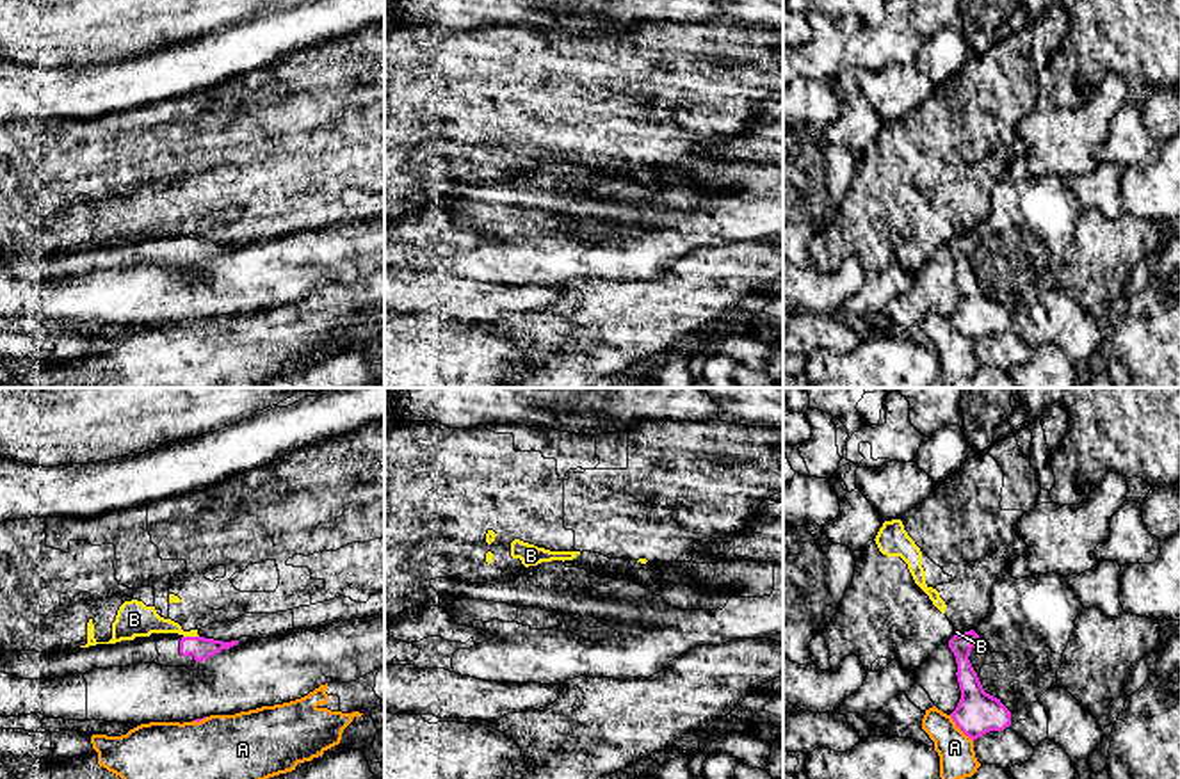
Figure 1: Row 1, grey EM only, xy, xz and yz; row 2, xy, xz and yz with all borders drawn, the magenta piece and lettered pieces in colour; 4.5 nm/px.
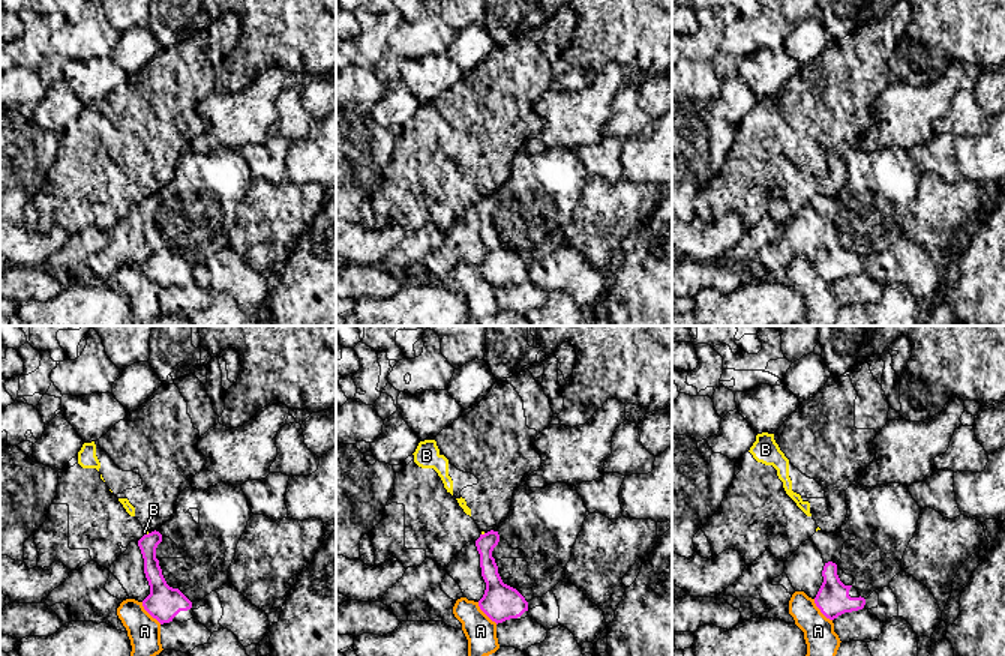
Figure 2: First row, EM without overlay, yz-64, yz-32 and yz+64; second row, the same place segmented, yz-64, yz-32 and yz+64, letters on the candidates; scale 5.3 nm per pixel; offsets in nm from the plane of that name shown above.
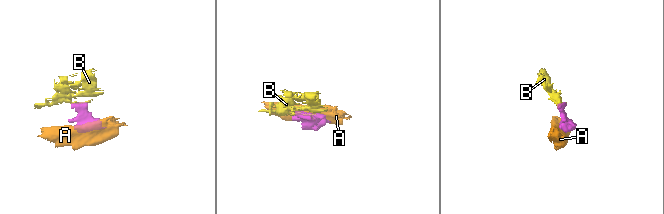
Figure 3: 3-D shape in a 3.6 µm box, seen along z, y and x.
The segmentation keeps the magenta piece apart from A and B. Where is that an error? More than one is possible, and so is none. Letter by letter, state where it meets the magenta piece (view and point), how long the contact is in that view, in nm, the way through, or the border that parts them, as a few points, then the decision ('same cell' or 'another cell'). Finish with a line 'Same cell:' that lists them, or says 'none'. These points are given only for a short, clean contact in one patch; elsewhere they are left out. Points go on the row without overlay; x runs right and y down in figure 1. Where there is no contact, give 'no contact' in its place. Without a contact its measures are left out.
A: contact yz (960, 329); length 160 nm; another cell
B: contact xy (191, 239); length 70 nm; border xy (184, 237), (198, 239); another cell
Same cell: none

